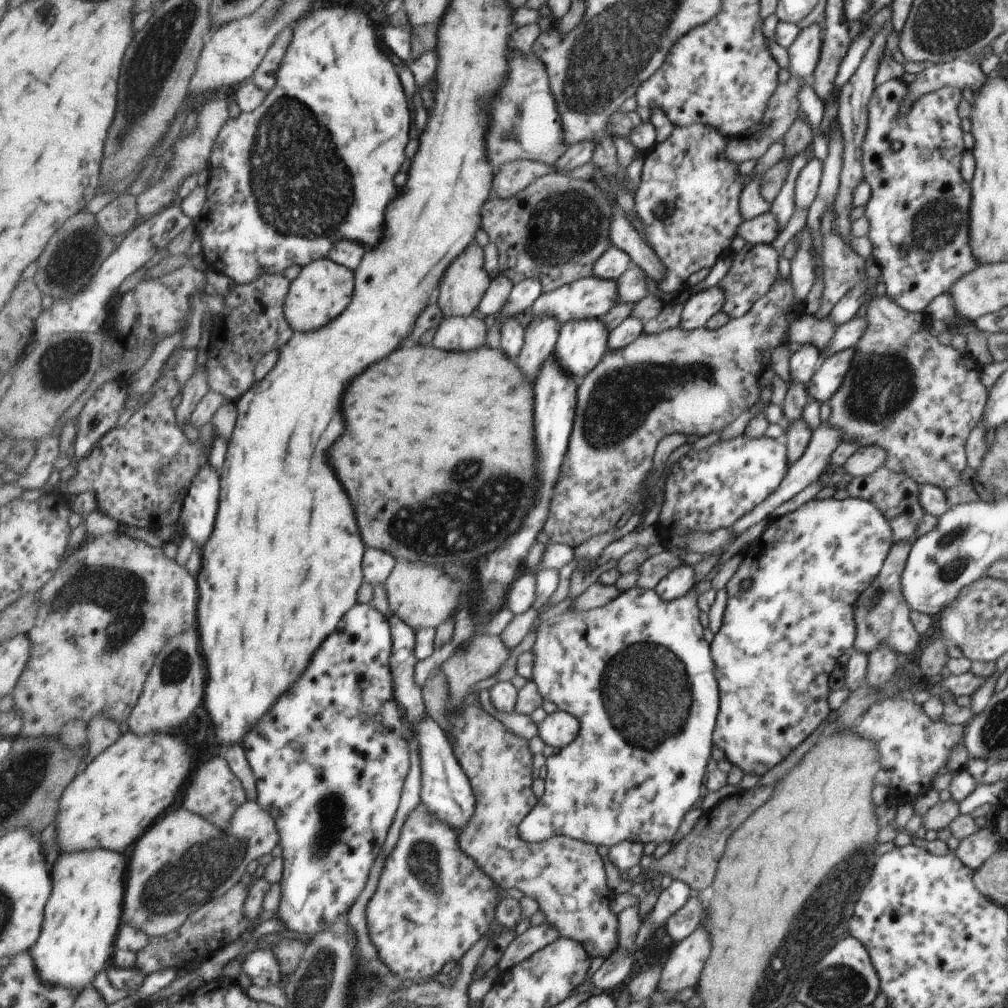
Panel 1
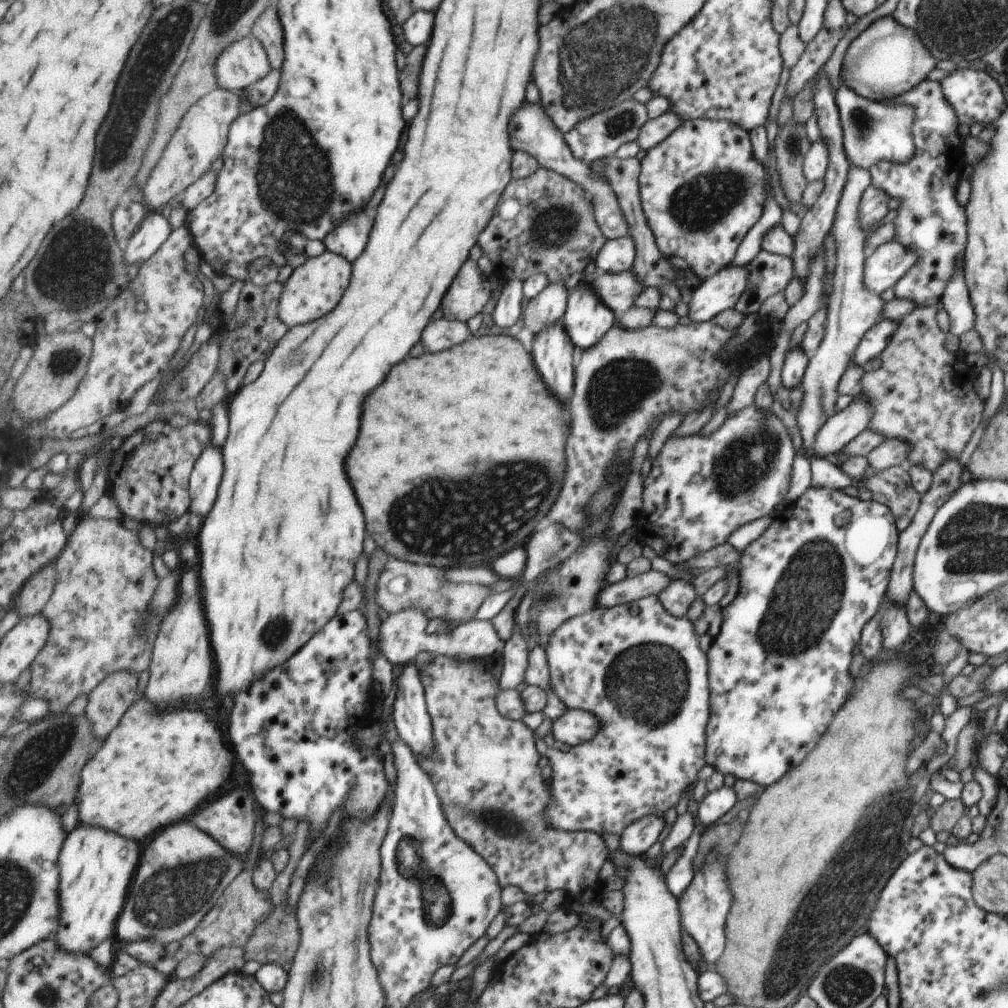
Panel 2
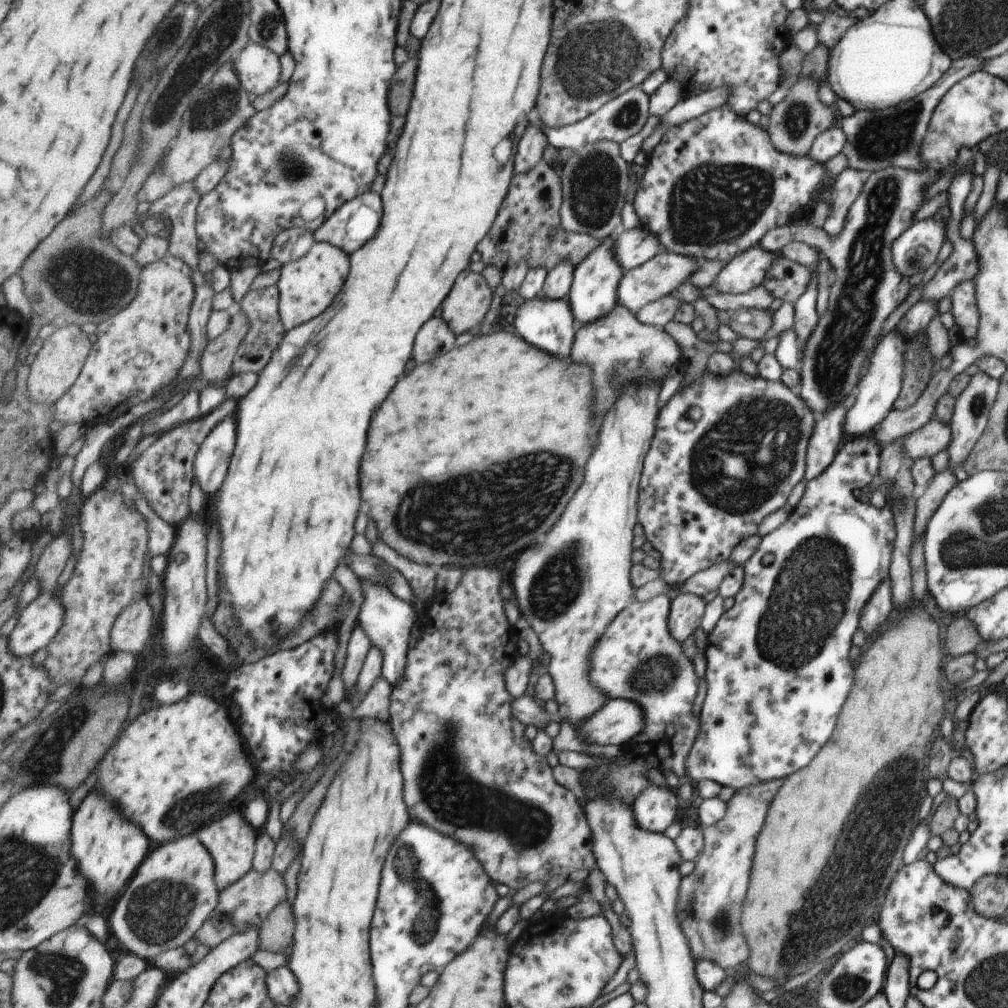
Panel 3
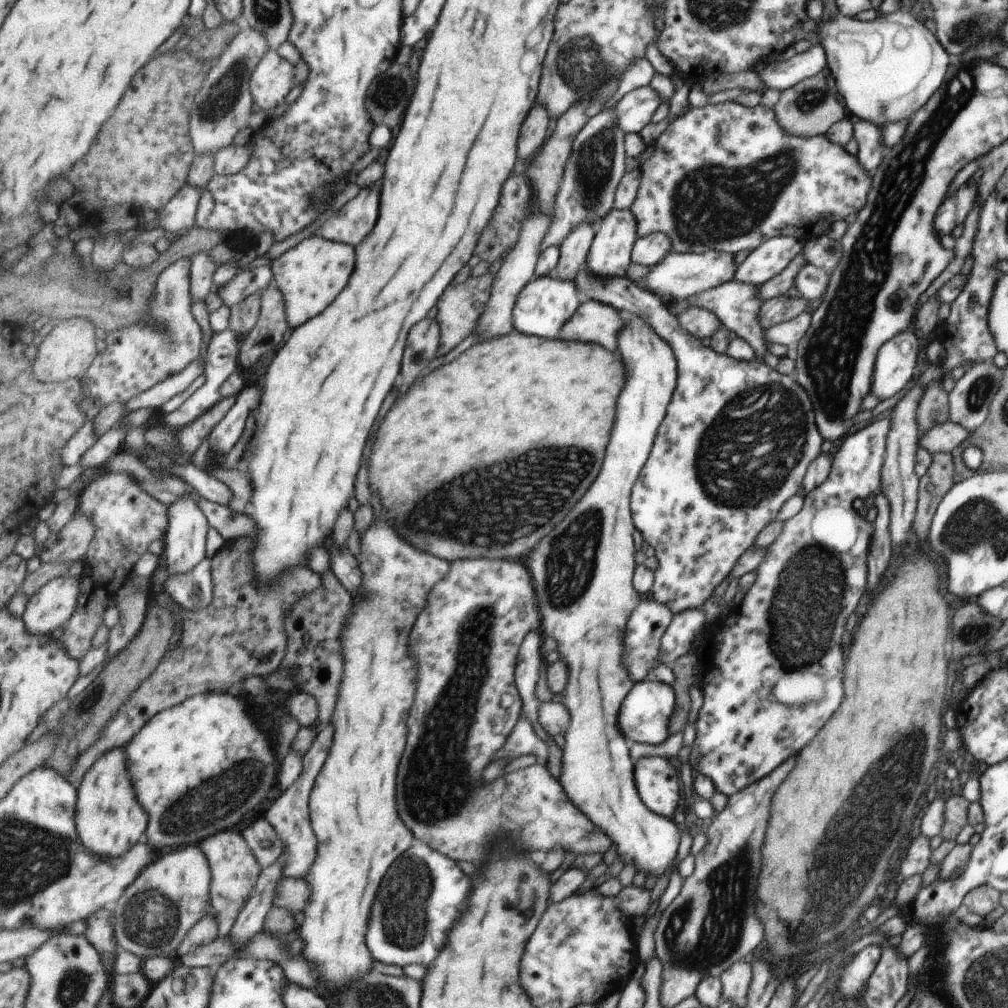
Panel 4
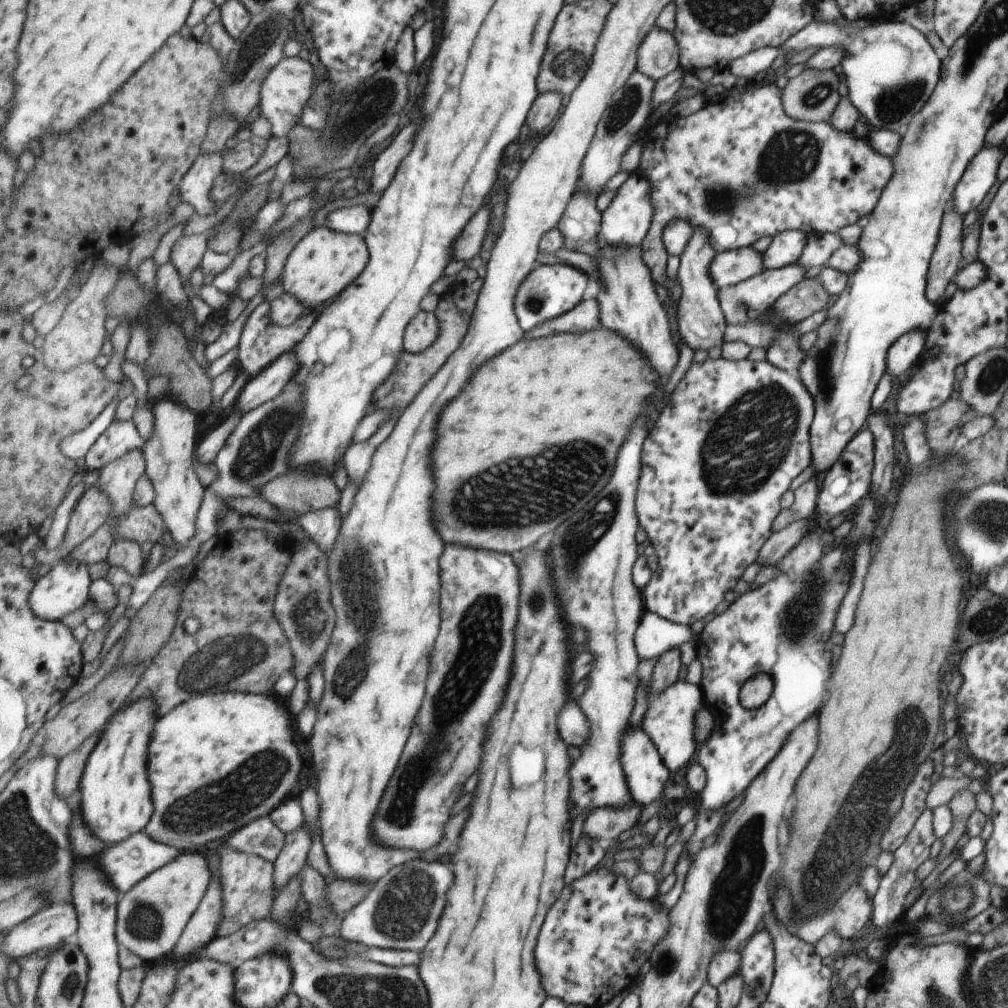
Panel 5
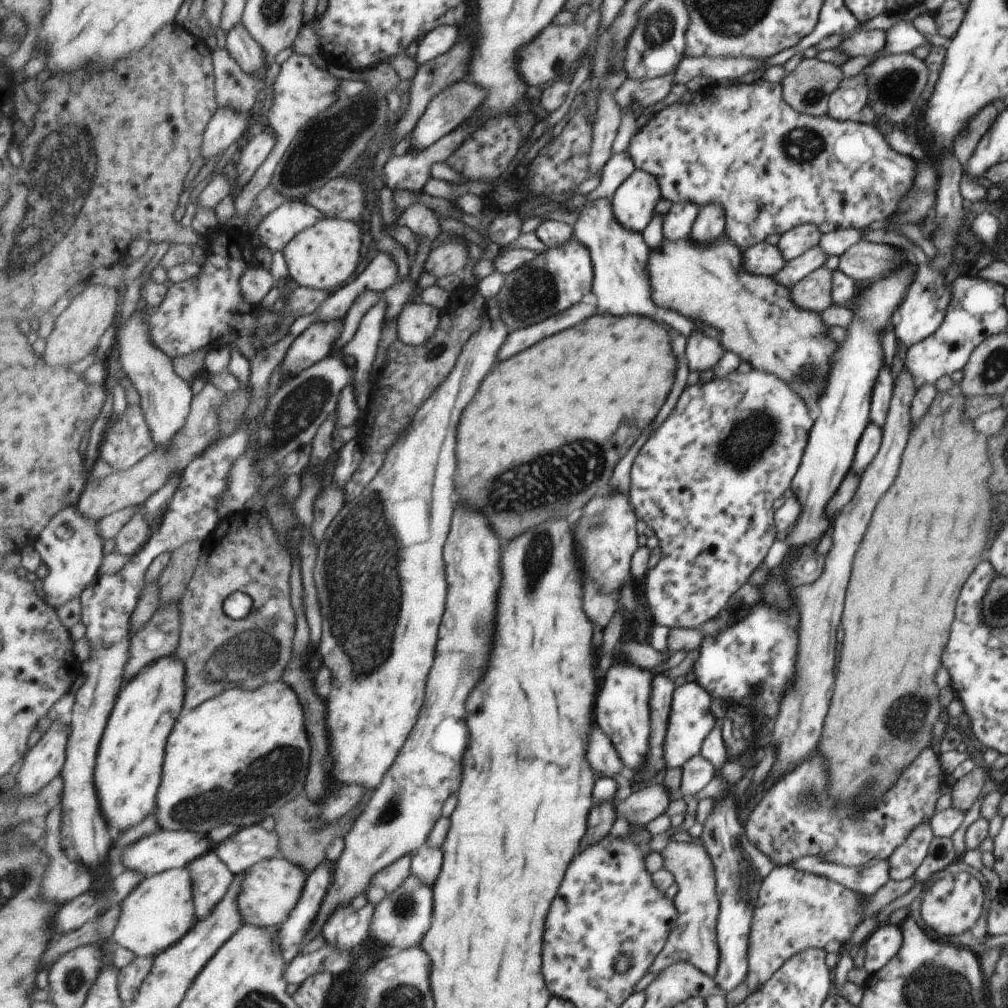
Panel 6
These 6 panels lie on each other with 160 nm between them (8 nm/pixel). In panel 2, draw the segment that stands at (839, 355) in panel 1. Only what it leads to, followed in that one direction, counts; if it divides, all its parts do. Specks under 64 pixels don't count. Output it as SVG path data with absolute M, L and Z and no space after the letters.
M891 319L877 321L858 342L849 365L856 364L865 368L887 346L897 327L898 322Z

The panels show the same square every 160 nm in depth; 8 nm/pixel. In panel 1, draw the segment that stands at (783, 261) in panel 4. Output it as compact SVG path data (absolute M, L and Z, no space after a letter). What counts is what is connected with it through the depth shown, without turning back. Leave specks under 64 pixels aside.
M719 284L694 292L683 305L678 325L685 330L705 326L721 310L725 297Z

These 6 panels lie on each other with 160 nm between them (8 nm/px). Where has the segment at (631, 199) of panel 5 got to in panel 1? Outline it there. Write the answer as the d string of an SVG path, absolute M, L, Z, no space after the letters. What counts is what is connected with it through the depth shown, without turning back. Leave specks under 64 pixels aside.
M584 318L561 326L555 356L581 382L609 350L610 330L601 319Z

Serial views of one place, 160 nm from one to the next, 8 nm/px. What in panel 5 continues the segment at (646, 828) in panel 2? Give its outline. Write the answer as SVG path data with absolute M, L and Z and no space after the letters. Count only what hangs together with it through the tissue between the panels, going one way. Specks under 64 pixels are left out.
M640 726L627 730L627 738L623 738L623 770L627 770L625 780L627 780L629 794L633 796L634 802L644 806L653 801L658 801L657 796L661 794L661 788L665 786L669 772L667 772L667 766L658 753L657 747Z

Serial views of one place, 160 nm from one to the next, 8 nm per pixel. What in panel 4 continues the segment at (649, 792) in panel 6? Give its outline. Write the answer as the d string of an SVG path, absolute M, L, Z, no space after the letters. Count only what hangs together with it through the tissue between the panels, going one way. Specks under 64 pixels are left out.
M481 558L481 560L459 560L451 564L449 574L439 582L439 586L435 586L435 594L431 594L431 606L427 606L427 612L421 614L413 636L411 636L411 646L419 658L419 672L421 682L419 682L419 692L417 692L417 700L409 718L409 730L411 730L411 738L407 742L407 758L403 758L403 822L407 822L407 826L411 826L411 830L415 830L415 838L417 842L431 842L431 846L435 846L435 850L443 850L443 854L451 854L451 858L459 858L459 860L467 860L473 864L481 864L489 852L489 844L497 838L505 838L511 836L513 840L517 840L519 848L527 848L527 850L537 850L537 840L555 840L555 844L563 844L563 848L567 852L577 852L577 854L595 854L595 852L607 852L613 846L613 840L601 832L565 794L563 786L545 770L539 768L537 764L513 774L507 774L501 784L501 796L497 798L493 792L493 786L497 786L499 782L493 782L489 786L481 784L479 786L479 772L483 772L489 764L489 760L495 756L495 750L501 750L501 746L507 742L509 734L513 732L515 724L521 718L521 710L523 710L523 700L521 694L517 690L515 684L515 670L519 664L519 650L521 644L525 642L527 634L533 630L541 628L541 612L537 606L537 596L535 596L534 580L532 574L521 566L519 562L511 562L511 560L495 560L495 558Z

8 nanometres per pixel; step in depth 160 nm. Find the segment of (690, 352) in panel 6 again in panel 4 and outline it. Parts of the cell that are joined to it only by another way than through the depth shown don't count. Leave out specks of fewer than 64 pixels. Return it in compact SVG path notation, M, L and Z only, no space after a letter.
M685 307L677 314L681 328L699 340L711 338L722 326L722 322L711 312L699 307Z

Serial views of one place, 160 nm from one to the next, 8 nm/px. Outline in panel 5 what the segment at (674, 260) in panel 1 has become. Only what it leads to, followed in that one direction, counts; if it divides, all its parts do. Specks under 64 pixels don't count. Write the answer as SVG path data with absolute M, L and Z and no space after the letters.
M758 80L751 83L747 83L744 86L738 88L734 94L725 94L716 103L706 103L696 112L685 116L666 116L656 123L647 126L646 132L651 134L662 133L667 137L667 148L664 148L664 144L655 144L653 150L654 160L657 161L661 168L658 169L658 176L653 178L653 184L651 184L651 206L654 206L654 218L651 221L651 226L647 229L647 234L640 245L640 251L643 261L647 264L650 270L651 278L654 284L661 284L666 292L670 295L672 300L671 308L676 311L678 308L678 300L680 299L681 287L677 279L665 279L663 274L663 244L662 244L662 230L671 221L675 220L688 220L693 229L703 229L707 235L710 245L713 247L716 253L723 252L723 250L735 250L735 248L748 247L753 244L755 240L761 238L761 236L770 236L773 238L776 234L782 233L786 230L800 230L804 231L807 236L812 234L823 233L836 233L839 228L847 226L848 224L855 224L861 216L867 216L874 210L874 206L877 205L878 198L881 197L882 190L887 184L887 180L891 178L893 170L891 170L891 160L885 158L883 154L876 153L871 148L868 142L867 134L862 137L856 137L853 132L839 132L830 125L829 121L798 121L791 118L790 115L783 110L782 107L782 90L773 83L765 83L764 85L758 85Z

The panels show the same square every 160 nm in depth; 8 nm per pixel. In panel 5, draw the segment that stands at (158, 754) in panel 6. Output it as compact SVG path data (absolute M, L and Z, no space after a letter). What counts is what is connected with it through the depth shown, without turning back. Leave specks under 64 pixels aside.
M153 698L131 701L106 724L95 754L91 753L81 784L83 814L91 830L105 842L115 844L141 832L153 818L151 782L147 776L149 742L157 724L157 703Z

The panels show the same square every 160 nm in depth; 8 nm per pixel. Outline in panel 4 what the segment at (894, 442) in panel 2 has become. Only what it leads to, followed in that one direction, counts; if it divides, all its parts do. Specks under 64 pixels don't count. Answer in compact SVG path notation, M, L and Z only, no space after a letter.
M947 421L933 425L922 437L919 437L919 447L929 454L950 452L968 437L968 432L960 424Z

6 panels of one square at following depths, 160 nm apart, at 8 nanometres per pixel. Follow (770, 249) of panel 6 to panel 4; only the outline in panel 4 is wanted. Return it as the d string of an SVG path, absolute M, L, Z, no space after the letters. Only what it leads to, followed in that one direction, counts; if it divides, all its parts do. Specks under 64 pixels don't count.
M705 251L701 254L679 254L669 253L665 255L656 265L651 267L647 274L647 288L657 298L659 296L672 296L676 299L684 299L686 296L701 294L703 291L713 289L722 285L724 282L734 278L734 272L737 267L733 261L731 253L720 253L719 251Z

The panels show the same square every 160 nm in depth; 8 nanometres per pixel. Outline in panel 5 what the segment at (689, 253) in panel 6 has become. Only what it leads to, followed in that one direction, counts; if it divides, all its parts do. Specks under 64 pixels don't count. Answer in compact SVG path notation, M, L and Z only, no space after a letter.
M769 305L758 316L758 320L759 322L755 323L767 322L776 329L776 337L764 346L764 360L779 370L796 374L798 366L802 364L802 360L805 358L805 352L799 349L797 345L800 336L790 329L793 324L784 323L779 317L776 317L772 305Z

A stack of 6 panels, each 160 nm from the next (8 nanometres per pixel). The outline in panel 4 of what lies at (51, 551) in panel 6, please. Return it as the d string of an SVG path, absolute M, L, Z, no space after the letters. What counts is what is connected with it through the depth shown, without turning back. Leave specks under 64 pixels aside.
M63 575L32 594L23 613L30 633L50 636L71 620L78 609L80 580L81 576Z

